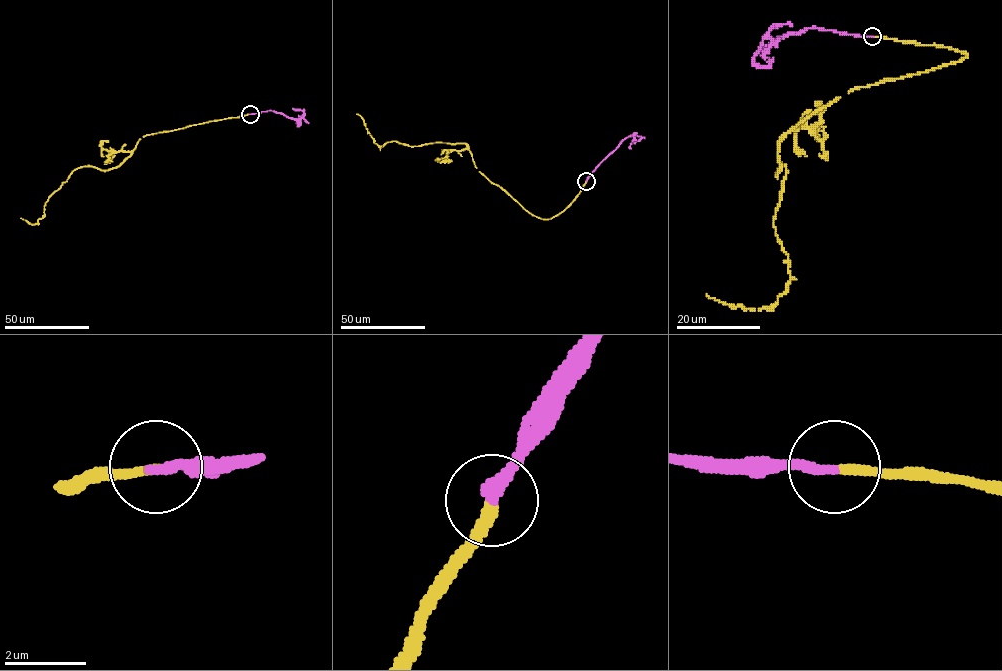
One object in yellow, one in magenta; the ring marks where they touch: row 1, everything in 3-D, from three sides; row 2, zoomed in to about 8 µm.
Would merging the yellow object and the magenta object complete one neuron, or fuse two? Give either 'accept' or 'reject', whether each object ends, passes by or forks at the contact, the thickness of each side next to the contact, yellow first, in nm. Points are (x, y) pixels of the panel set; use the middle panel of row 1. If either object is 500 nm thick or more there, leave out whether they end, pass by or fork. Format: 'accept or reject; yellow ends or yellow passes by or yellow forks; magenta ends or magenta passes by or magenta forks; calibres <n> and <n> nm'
accept; yellow ends; magenta ends; calibres 240 and 280 nm

